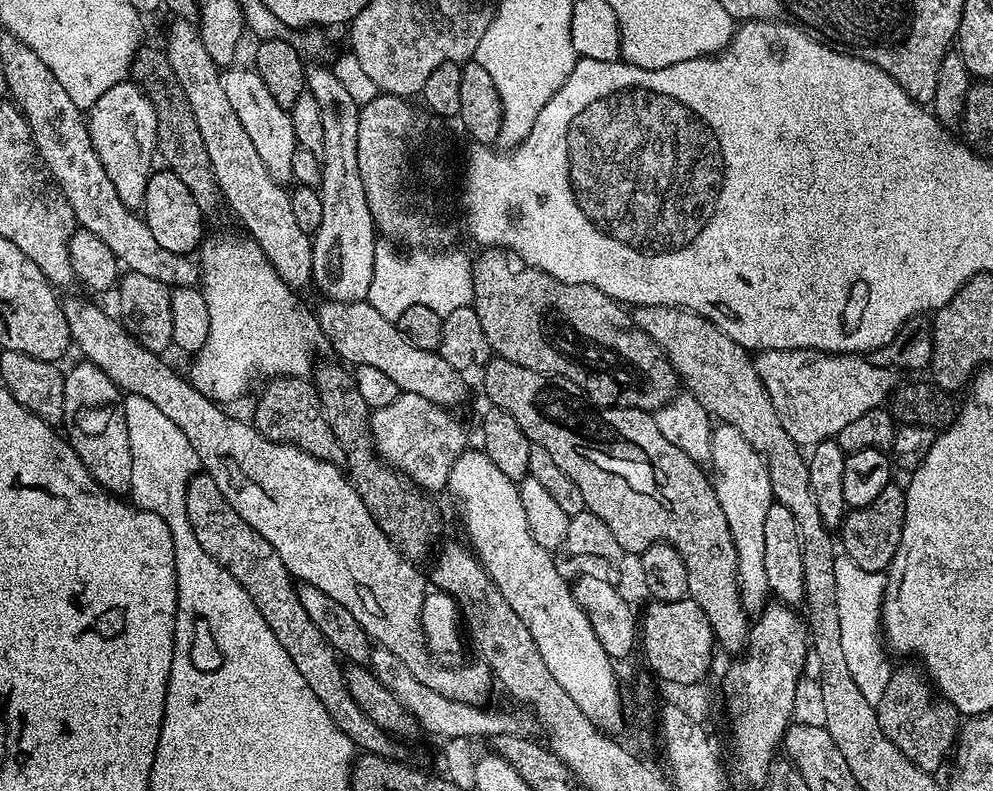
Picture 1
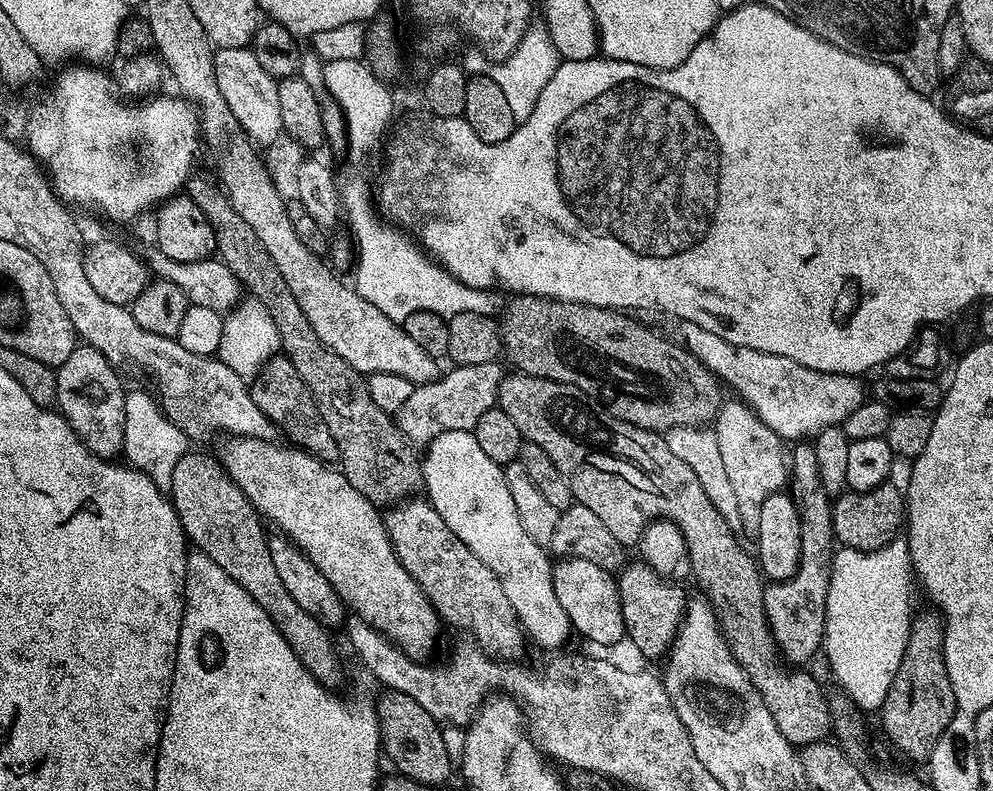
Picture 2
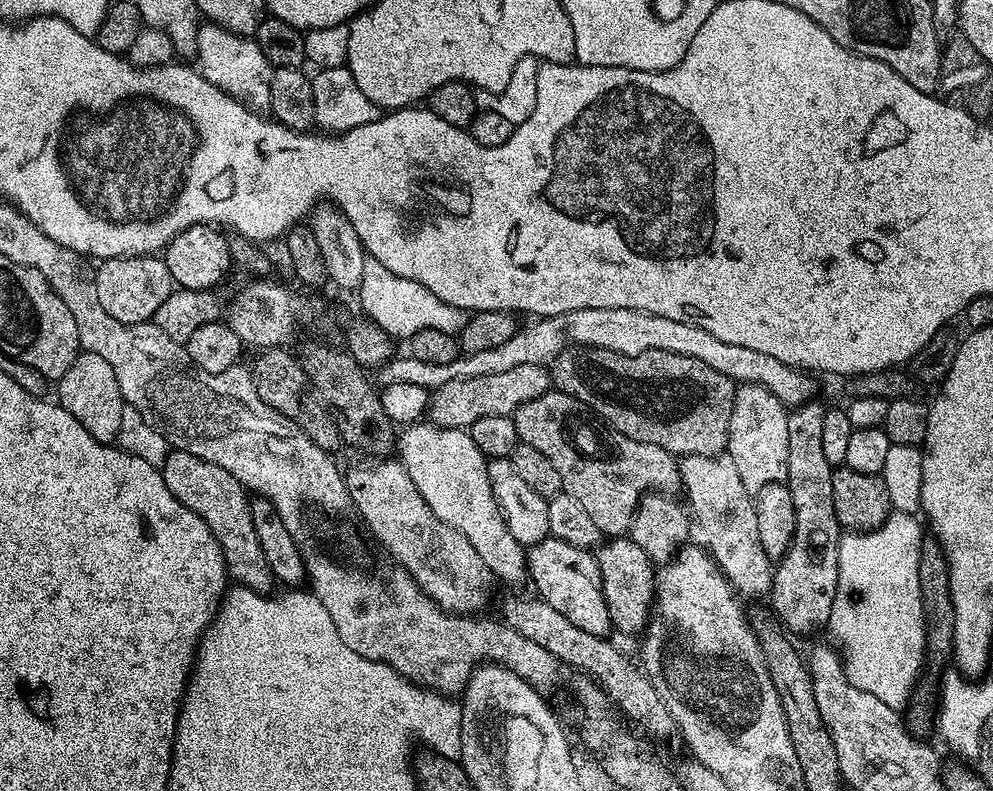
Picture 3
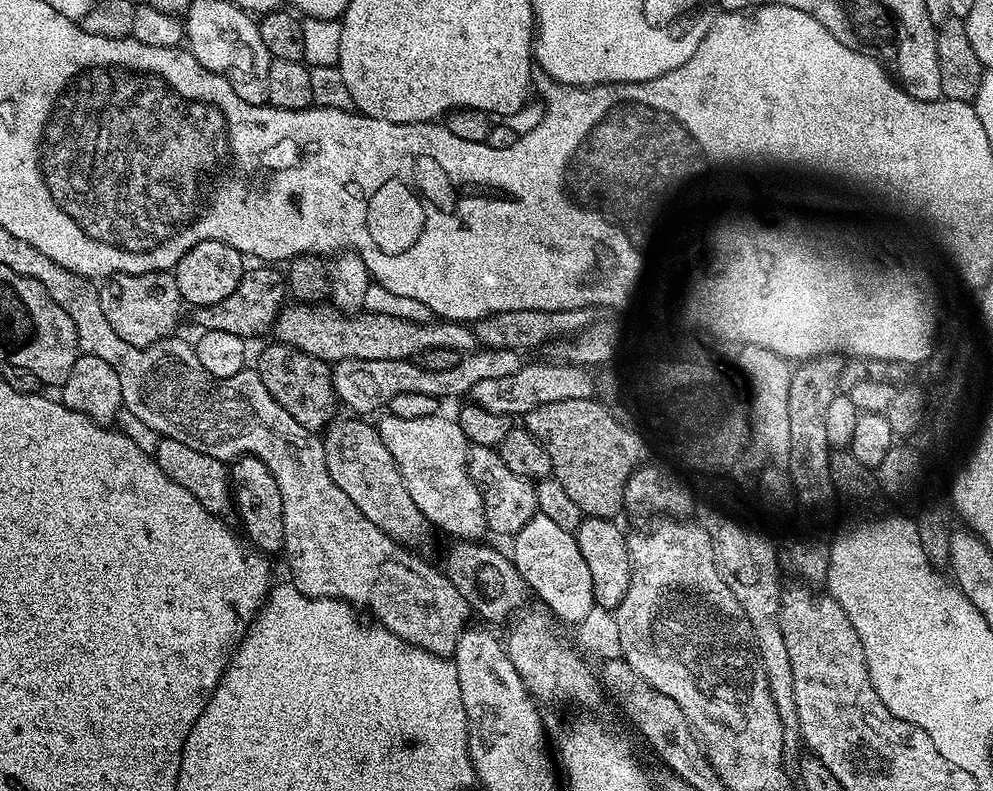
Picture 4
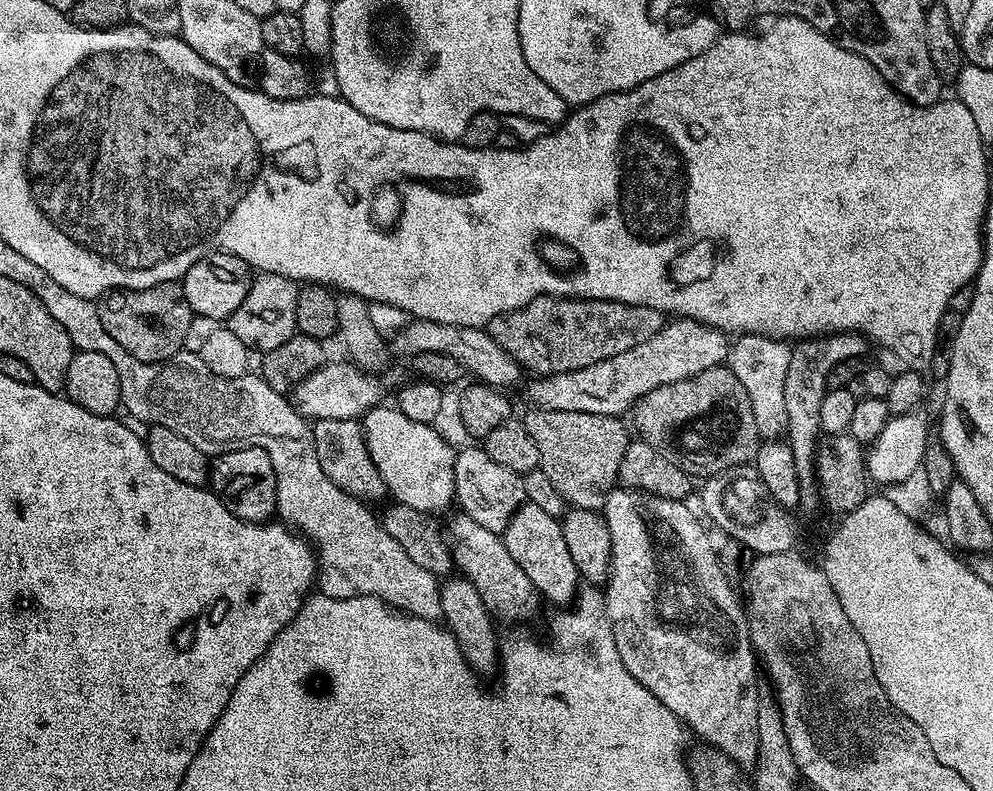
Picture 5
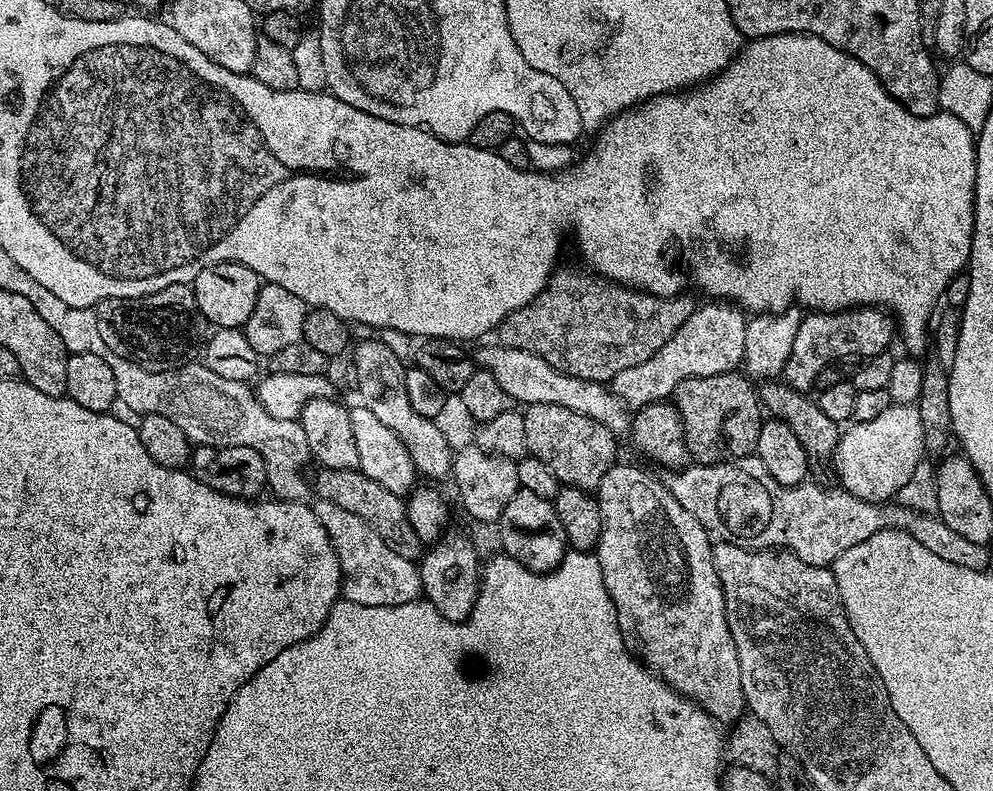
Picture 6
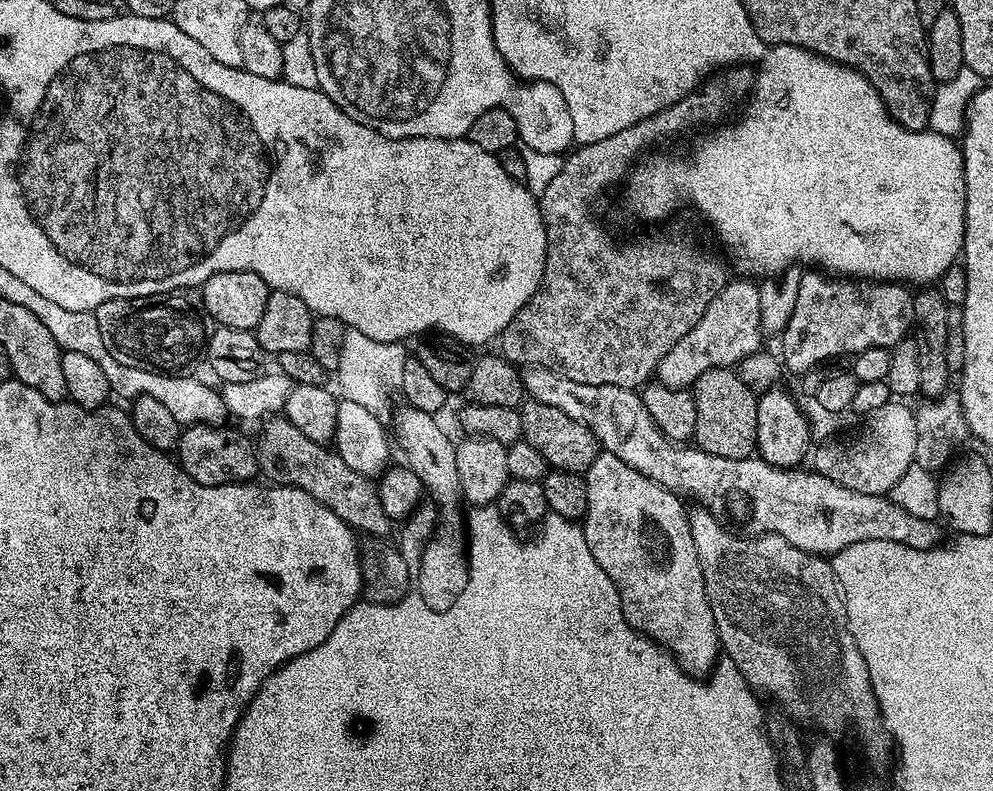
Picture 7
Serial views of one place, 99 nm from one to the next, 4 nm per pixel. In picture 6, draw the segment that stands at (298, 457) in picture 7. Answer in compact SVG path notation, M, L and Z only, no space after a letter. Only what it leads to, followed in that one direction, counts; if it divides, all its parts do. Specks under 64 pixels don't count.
M321 467L318 472L314 492L317 492L315 495L319 499L334 502L342 506L342 510L350 510L350 514L358 514L358 518L362 518L362 522L366 522L366 526L370 526L370 530L374 530L374 534L378 534L378 538L382 538L382 542L386 542L394 554L402 554L402 558L413 562L423 557L426 546L410 524L405 497L386 490L386 486L374 482L374 478L366 478L366 474L356 468Z

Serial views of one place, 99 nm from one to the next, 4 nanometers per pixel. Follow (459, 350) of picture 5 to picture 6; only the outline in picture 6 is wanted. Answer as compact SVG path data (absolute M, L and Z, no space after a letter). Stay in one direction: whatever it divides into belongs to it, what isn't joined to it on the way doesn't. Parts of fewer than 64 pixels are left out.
M499 342L488 344L474 352L474 360L483 371L494 374L494 379L510 394L513 402L520 406L529 404L549 404L550 406L566 406L566 410L574 410L578 414L586 414L586 418L594 418L606 426L613 434L627 433L630 428L630 409L612 393L607 383L598 380L583 380L577 376L562 374L546 358L538 358L538 354L530 354L530 350L514 350Z

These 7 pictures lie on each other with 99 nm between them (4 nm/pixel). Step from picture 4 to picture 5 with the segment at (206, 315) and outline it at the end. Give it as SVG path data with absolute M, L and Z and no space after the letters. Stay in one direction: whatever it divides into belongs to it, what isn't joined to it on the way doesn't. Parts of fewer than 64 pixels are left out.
M261 272L253 279L252 288L242 298L242 306L229 316L226 327L242 338L244 345L253 353L263 354L282 346L291 336L297 335L296 315L298 314L298 294L300 288L297 281L288 280L282 274Z

